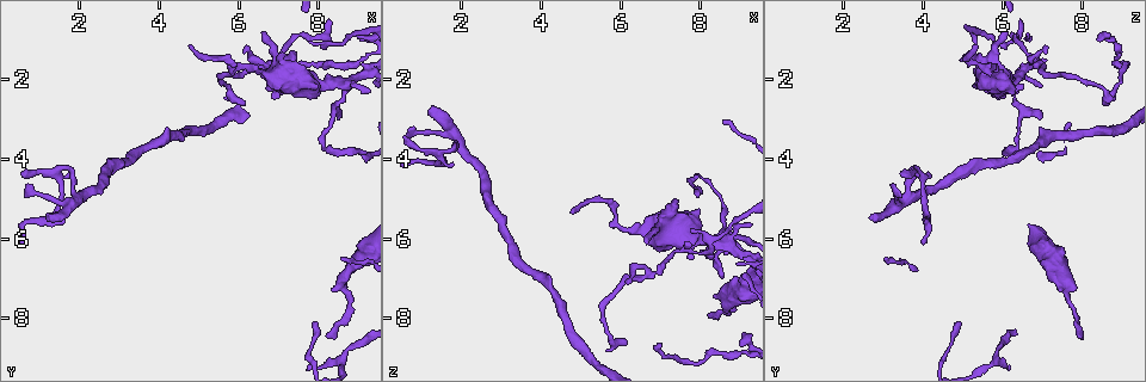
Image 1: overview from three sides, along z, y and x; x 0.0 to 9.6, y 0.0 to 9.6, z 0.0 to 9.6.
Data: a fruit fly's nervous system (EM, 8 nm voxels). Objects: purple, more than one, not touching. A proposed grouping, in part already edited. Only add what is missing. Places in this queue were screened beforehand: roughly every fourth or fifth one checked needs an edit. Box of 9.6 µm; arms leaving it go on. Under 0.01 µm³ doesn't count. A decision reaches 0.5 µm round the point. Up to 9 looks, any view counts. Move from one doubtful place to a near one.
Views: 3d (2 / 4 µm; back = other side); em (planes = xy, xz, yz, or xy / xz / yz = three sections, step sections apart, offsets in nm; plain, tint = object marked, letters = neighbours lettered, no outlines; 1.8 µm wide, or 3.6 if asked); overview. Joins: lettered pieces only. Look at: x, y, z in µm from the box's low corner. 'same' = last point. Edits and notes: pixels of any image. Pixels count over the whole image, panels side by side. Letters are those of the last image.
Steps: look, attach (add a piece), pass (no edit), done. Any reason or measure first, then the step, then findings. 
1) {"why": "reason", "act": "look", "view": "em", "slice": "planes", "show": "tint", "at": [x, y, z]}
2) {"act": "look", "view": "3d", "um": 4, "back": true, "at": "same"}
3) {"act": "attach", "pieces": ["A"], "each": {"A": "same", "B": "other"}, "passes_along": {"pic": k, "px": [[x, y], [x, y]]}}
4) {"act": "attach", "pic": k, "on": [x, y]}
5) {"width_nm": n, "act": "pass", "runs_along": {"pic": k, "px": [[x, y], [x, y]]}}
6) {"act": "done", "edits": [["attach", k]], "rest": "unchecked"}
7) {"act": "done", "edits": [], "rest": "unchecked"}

{"why": "an open end", "act": "look", "view": "em", "um": 3.6, "slice": "planes", "show": "tint", "at": [8.85, 6.90, 7.75]}

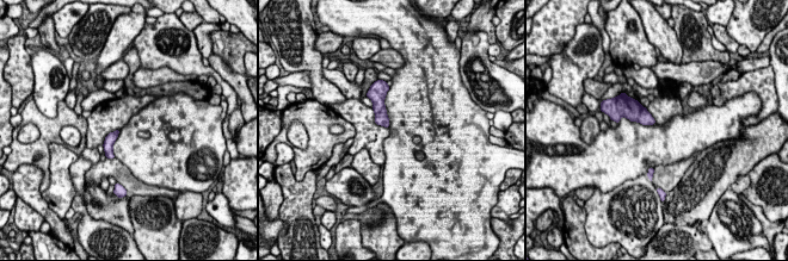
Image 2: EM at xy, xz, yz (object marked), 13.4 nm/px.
{"act": "look", "view": "em", "um": 3.6, "slice": "planes", "show": "letters", "at": "same"}

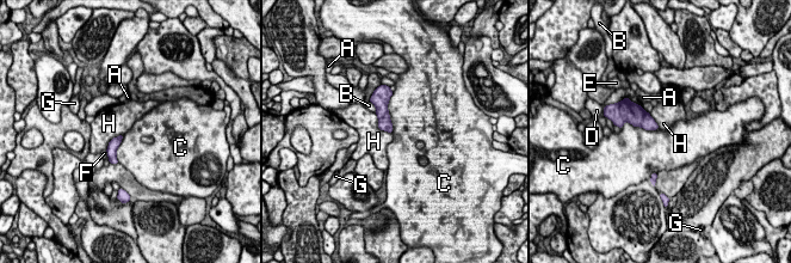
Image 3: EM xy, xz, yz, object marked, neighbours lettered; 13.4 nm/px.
{"act": "pass", "each": {"A": "other", "B": "other", "C": "other", "D": "other", "E": "other", "F": "other", "G": "other", "H": "other"}, "border": {"pic": 3, "px": [[394, 92], [388, 103], [391, 132]]}, "found": "no lettered piece goes on from it"}

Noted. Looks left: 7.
{"why": "long arm stops here", "act": "look", "view": "em", "slice": "xy", "step": 16, "show": "tint", "at": [7.95, 8.15, 4.90]}

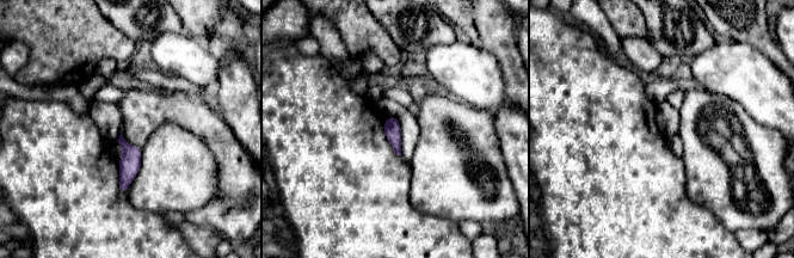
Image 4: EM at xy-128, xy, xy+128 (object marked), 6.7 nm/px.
{"act": "look", "view": "em", "slice": "planes", "show": "letters", "at": "same"}

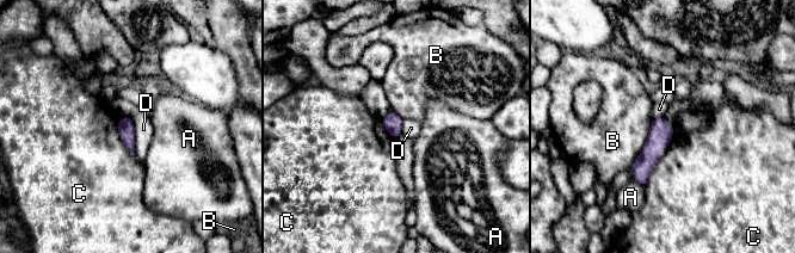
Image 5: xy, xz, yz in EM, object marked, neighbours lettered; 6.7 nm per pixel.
{"longest_contact_nm": ["C", 400], "act": "pass", "each": {"A": "other", "B": "other", "C": "other", "D": "other"}, "found": "no lettered piece goes on from it"}

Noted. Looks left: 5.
{"act": "look", "view": "em", "slice": "planes", "show": "letters", "at": [6.10, 1.40, 7.05]}

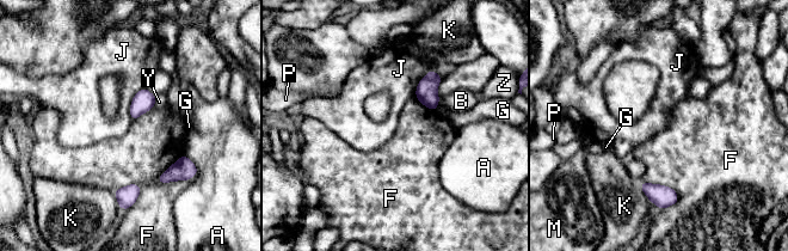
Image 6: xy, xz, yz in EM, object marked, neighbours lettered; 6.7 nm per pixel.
{"width_nm": 110, "act": "pass", "each": {"A": "other", "B": "other", "F": "other", "G": "other", "J": "other", "K": "other", "M": "other", "P": "other", "Y": "other", "Z": "other"}, "border": {"pic": 6, "px": [[436, 71], [418, 83], [416, 97]]}, "found": "no lettered piece goes on from it"}

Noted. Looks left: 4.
{"why": "free end", "act": "look", "view": "3d", "um": 4, "back": true, "at": [1.25, 5.55, 2.60]}

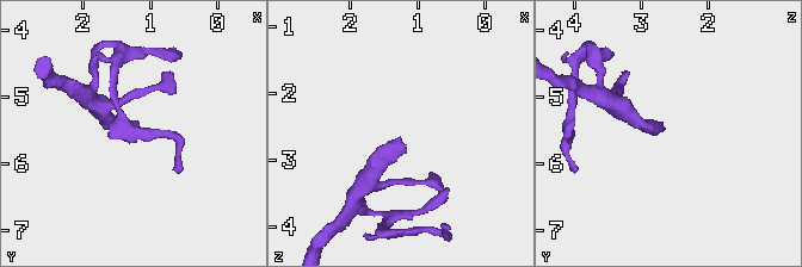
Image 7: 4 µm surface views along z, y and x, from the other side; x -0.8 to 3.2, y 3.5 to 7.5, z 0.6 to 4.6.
{"why": "shape alone is not enough", "act": "look", "view": "em", "slice": "planes", "show": "plain", "at": [1.25, 5.50, 2.70]}

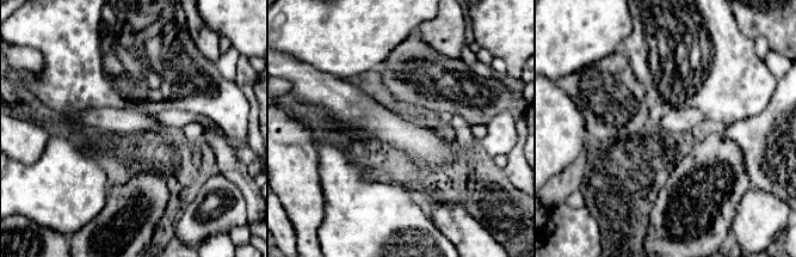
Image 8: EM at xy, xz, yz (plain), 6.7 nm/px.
{"why": "what lies round it", "act": "look", "view": "em", "slice": "planes", "show": "letters", "at": "same"}

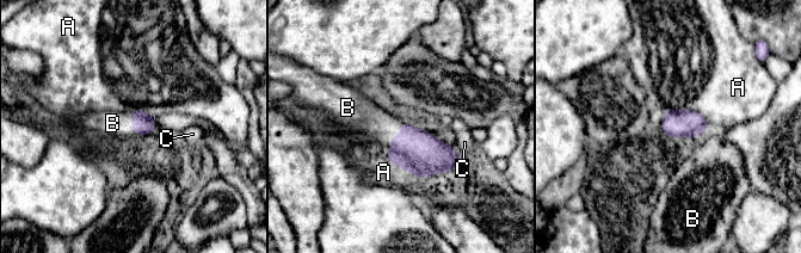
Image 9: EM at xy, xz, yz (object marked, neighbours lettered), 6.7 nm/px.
{"act": "attach", "pieces": ["B"], "each": {"A": "other", "B": "same", "C": "other"}, "found": "it goes on there"}

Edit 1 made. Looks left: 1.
{"act": "done", "edits": [["attach", 9]], "rest": "unchecked"}

